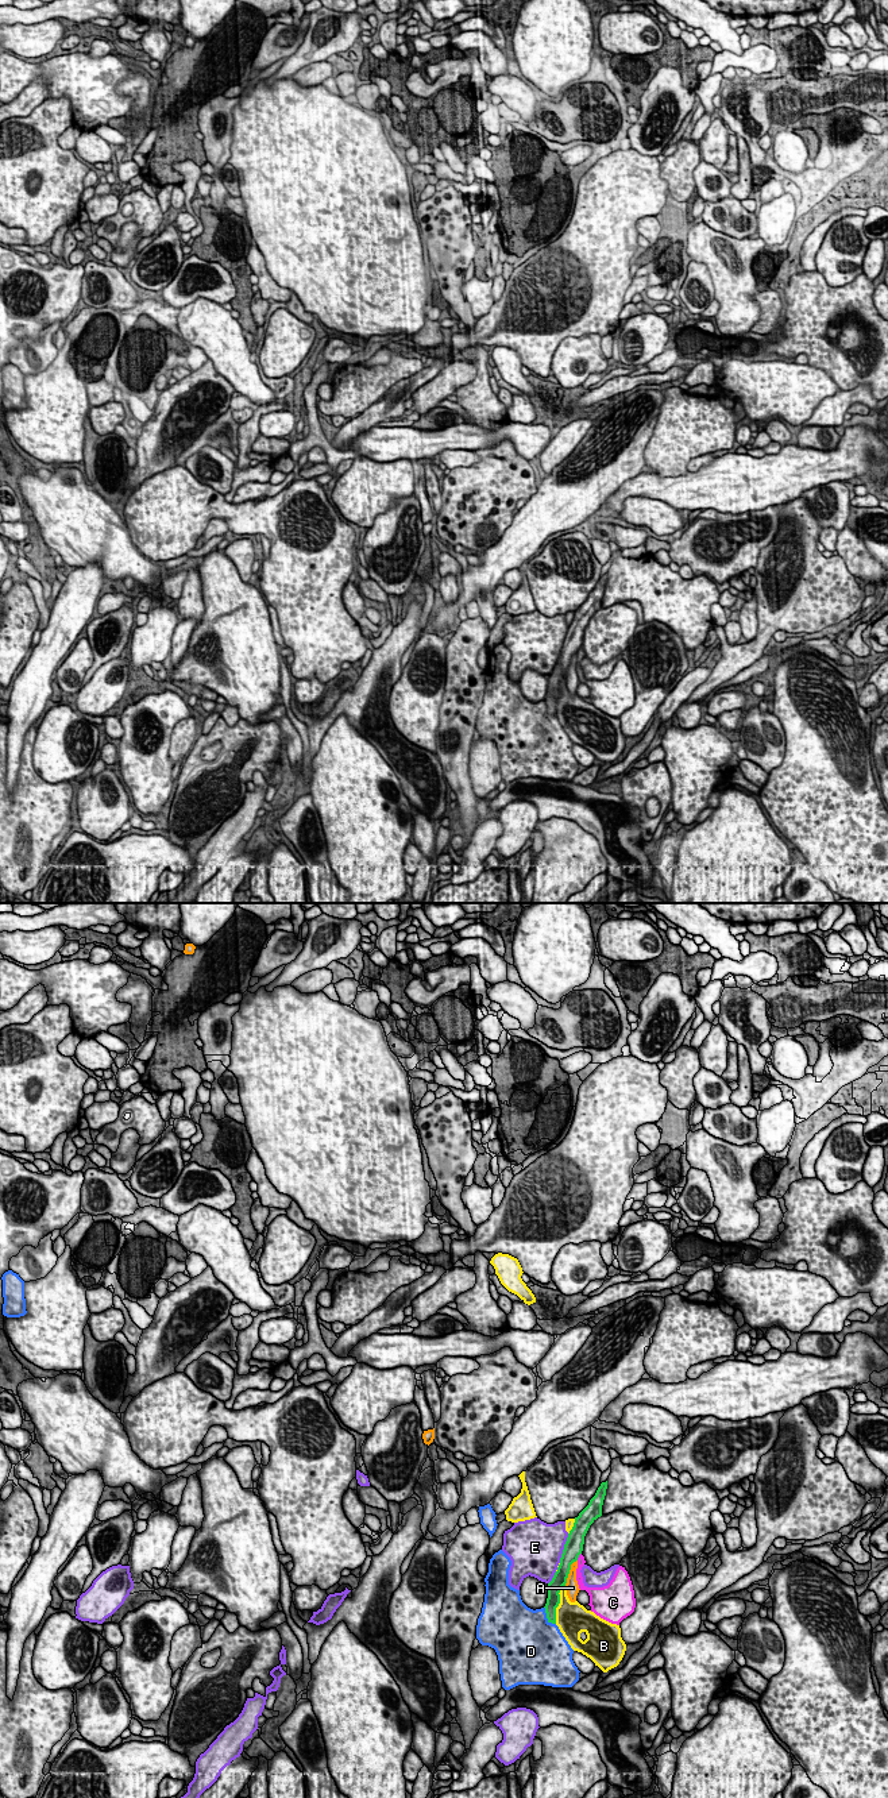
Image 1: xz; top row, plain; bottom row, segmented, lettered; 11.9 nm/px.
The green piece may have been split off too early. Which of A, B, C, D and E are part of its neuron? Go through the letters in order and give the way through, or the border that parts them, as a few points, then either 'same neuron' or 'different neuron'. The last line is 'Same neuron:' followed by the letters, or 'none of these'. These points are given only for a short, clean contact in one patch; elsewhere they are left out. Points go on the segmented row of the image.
A: different neuron
B: different neuron
C: different neuron
D: different neuron
E: different neuron
Same neuron: none of these

